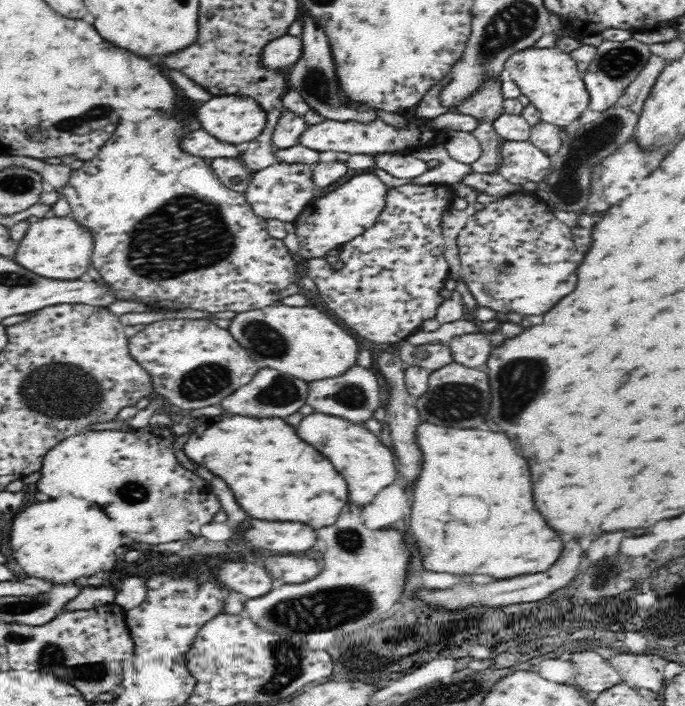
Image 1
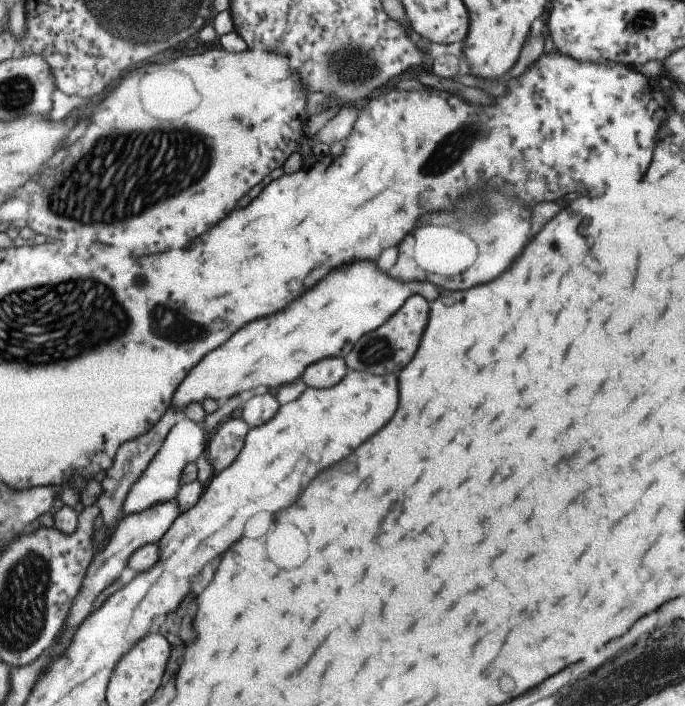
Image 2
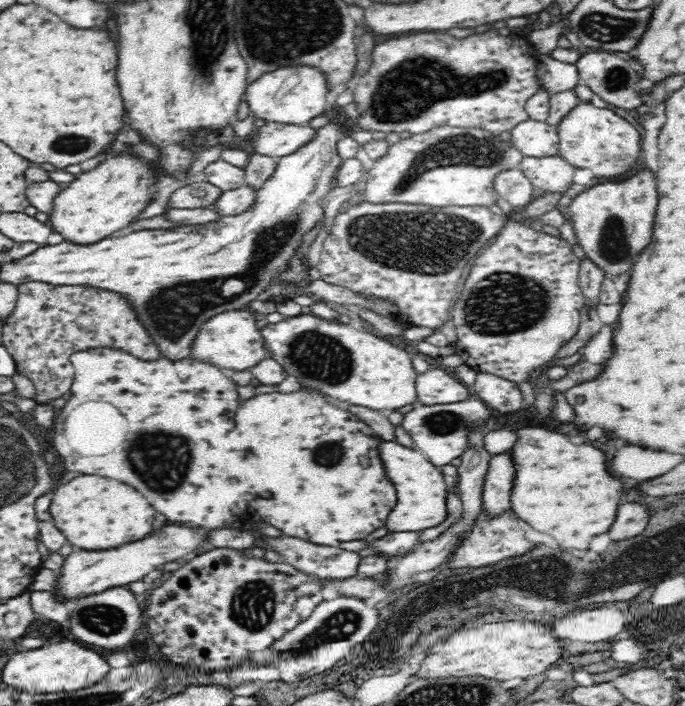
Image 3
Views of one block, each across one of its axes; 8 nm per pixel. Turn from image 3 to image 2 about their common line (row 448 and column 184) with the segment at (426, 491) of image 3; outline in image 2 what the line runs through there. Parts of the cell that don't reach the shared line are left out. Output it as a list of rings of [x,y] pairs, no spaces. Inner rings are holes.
[[[361,261],[353,266],[341,266],[337,272],[331,272],[321,280],[311,292],[305,292],[301,298],[291,302],[283,312],[273,314],[249,322],[241,330],[237,330],[231,338],[222,342],[217,348],[209,351],[203,358],[187,373],[187,376],[179,383],[170,398],[170,408],[176,411],[178,416],[184,416],[185,406],[191,402],[199,402],[205,398],[220,403],[228,398],[255,390],[255,388],[277,388],[292,383],[301,376],[301,373],[314,362],[321,359],[341,357],[344,359],[348,352],[351,352],[355,344],[364,334],[375,330],[380,324],[383,324],[400,306],[409,295],[420,294],[430,303],[435,300],[437,285],[434,281],[396,281],[386,273],[379,272],[375,268],[373,261]]]

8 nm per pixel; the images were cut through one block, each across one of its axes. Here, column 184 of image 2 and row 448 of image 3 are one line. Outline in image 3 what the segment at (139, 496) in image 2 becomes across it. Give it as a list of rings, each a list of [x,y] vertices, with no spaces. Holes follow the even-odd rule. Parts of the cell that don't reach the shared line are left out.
[[[469,397],[460,402],[448,404],[428,405],[416,400],[412,404],[412,409],[402,414],[402,427],[415,442],[416,449],[420,451],[427,459],[437,467],[443,464],[450,464],[452,458],[458,458],[466,450],[466,436],[468,428],[481,420],[487,424],[487,428],[492,428],[492,422],[496,415],[492,409],[484,405],[481,398]]]

